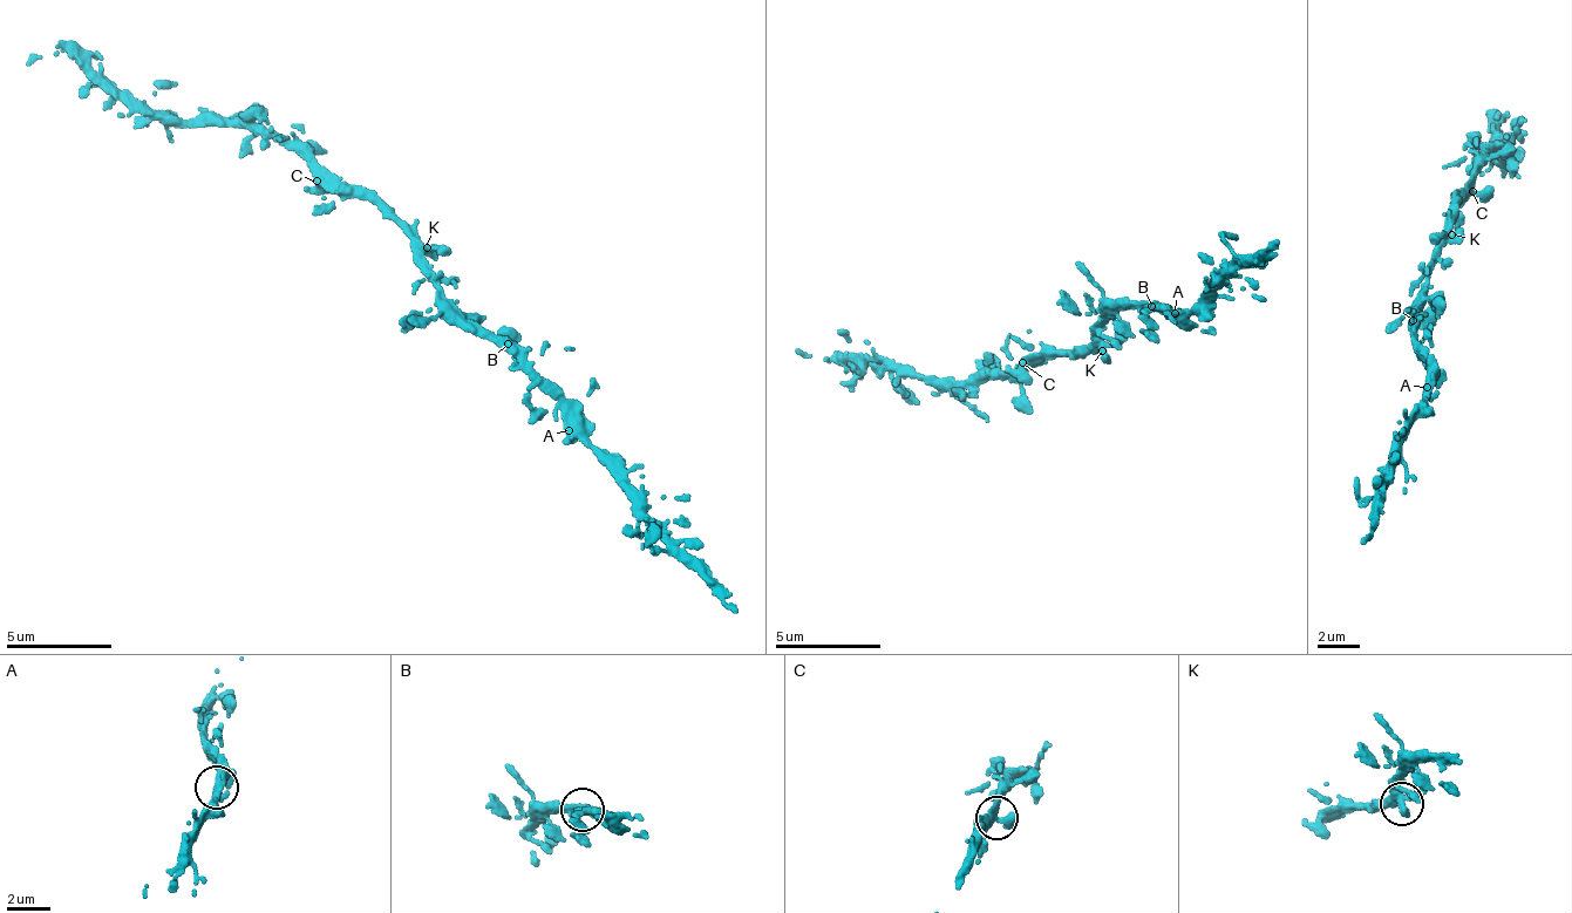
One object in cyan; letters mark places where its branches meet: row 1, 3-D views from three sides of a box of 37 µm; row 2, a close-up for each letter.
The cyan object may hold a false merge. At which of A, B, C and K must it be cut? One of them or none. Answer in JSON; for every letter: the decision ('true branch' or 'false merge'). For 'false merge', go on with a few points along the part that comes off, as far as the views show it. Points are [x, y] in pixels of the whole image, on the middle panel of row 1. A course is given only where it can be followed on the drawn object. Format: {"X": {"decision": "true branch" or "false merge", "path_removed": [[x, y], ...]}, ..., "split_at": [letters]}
{"A": {"decision": "true branch"}, "B": {"decision": "true branch"}, "C": {"decision": "true branch"}, "K": {"decision": "true branch"}, "split_at": []}

